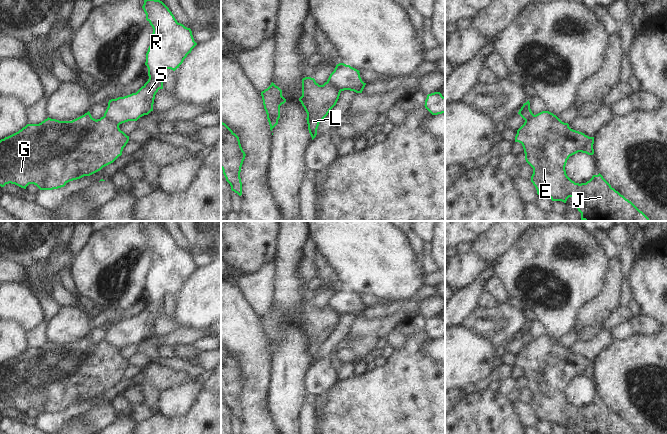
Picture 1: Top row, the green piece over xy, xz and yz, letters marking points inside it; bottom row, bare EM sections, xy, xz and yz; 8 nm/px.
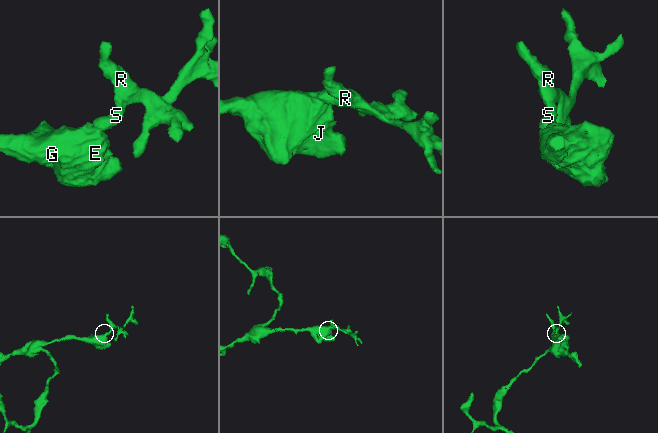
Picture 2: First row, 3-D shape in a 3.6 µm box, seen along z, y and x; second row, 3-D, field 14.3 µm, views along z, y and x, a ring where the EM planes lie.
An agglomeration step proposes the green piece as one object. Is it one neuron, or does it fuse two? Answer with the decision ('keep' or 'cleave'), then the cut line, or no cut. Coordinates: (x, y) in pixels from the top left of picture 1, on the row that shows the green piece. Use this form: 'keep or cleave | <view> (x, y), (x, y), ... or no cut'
cleave | xy (103, 116), (118, 125)

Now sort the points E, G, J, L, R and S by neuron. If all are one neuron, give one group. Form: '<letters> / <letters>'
E G J L / R S

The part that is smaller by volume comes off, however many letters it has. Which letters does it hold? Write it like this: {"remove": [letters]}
{"remove": ["R", "S"]}

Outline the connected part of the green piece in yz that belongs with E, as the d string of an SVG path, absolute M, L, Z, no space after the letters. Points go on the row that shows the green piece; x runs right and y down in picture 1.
M542 111L529 118L517 130L515 142L522 144L525 160L533 168L531 182L542 197L566 203L569 197L576 198L576 208L584 221L650 221L631 201L626 199L599 173L586 183L575 183L566 174L565 166L570 156L582 152L594 154L594 137L573 130L549 111Z

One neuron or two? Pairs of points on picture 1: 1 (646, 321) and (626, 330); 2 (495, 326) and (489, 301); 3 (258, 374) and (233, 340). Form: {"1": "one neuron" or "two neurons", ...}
{"1": "one neuron", "2": "two neurons", "3": "one neuron"}

